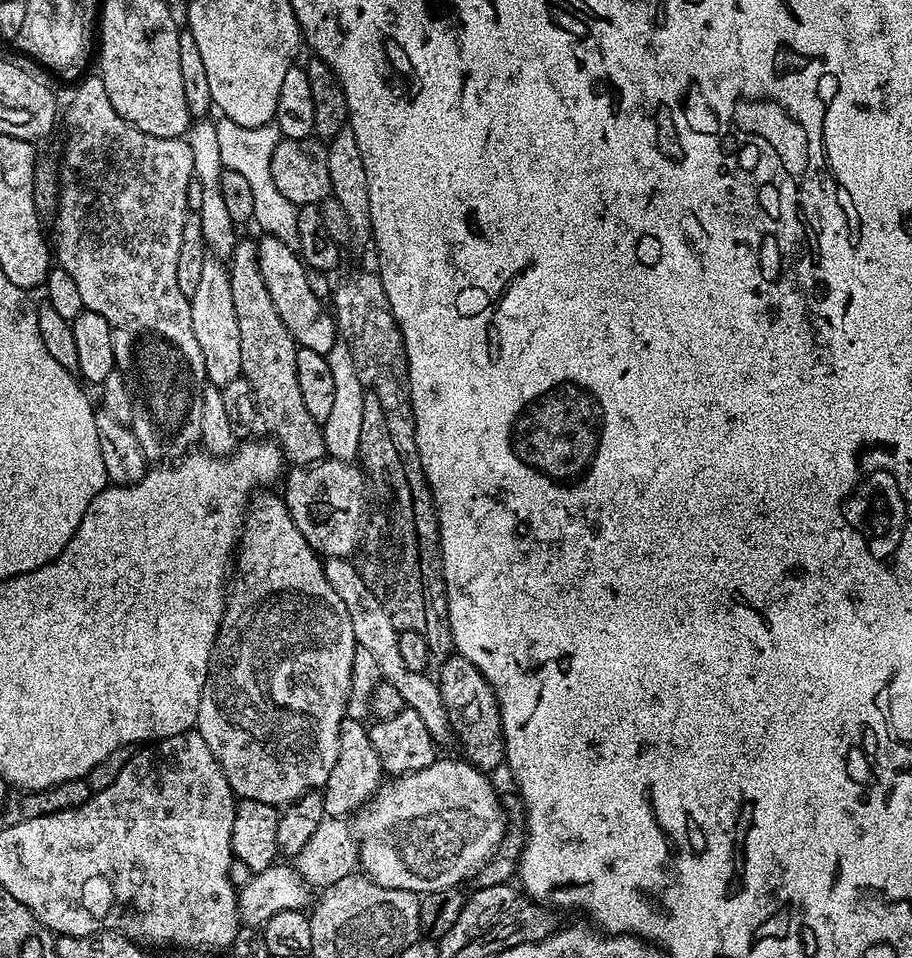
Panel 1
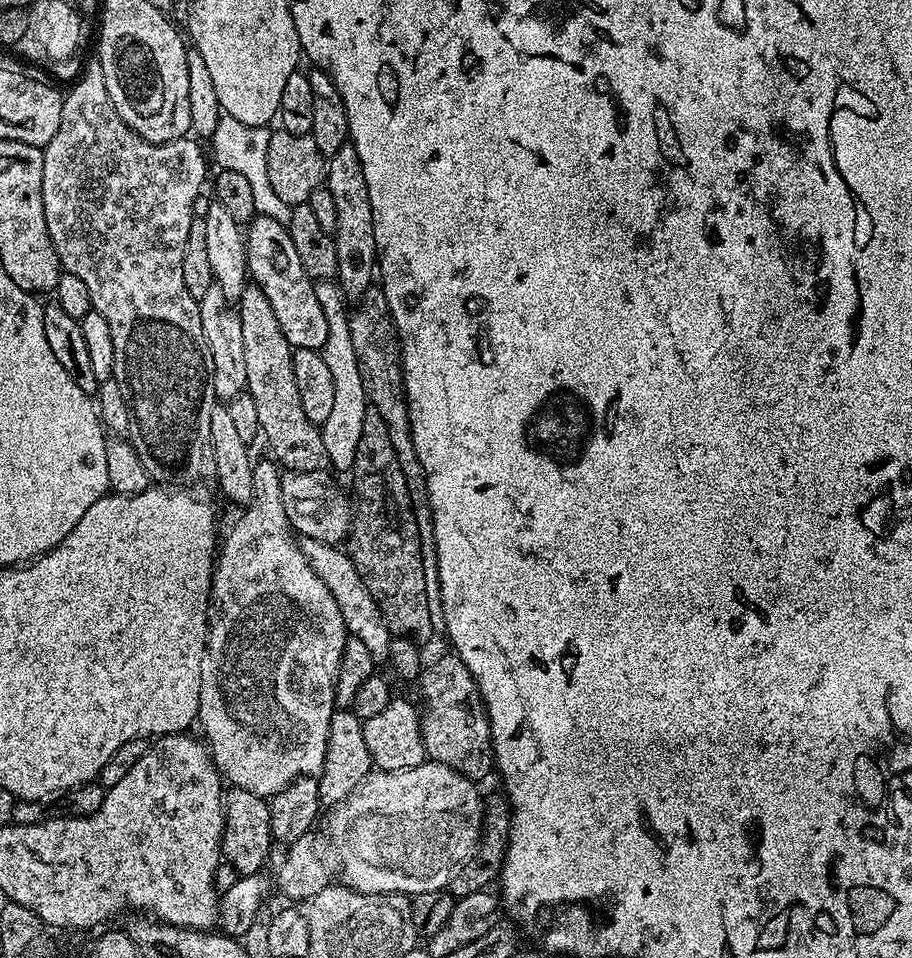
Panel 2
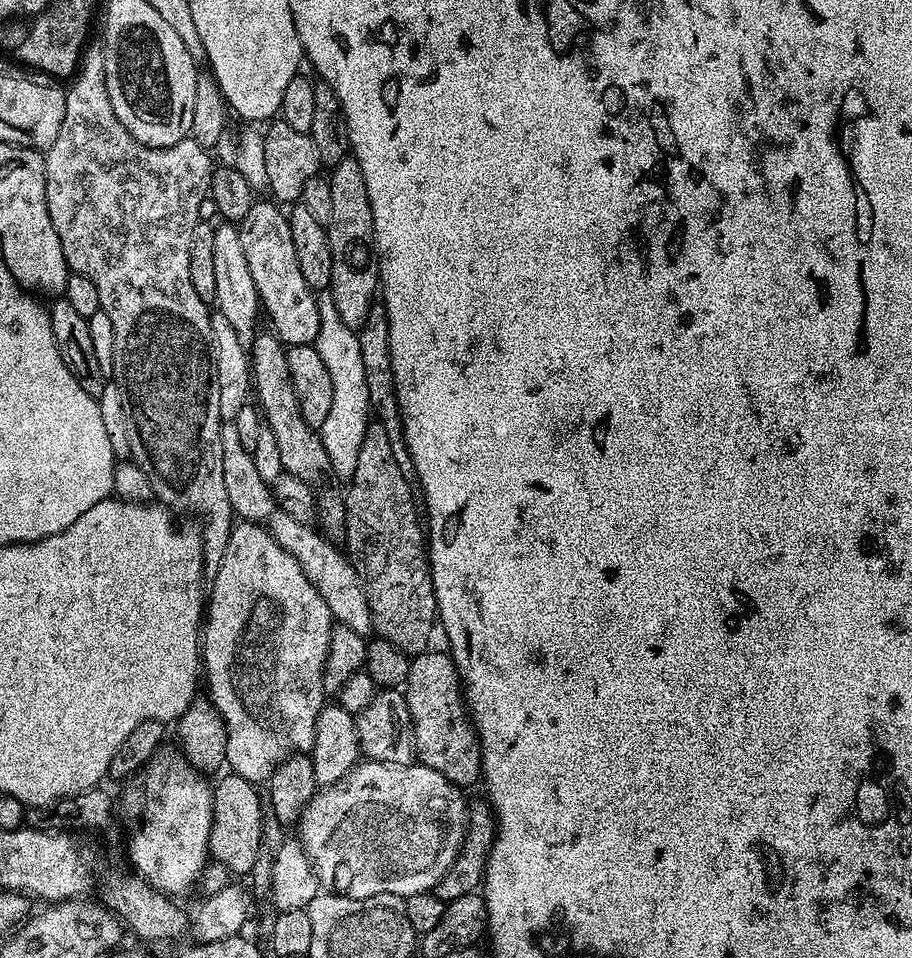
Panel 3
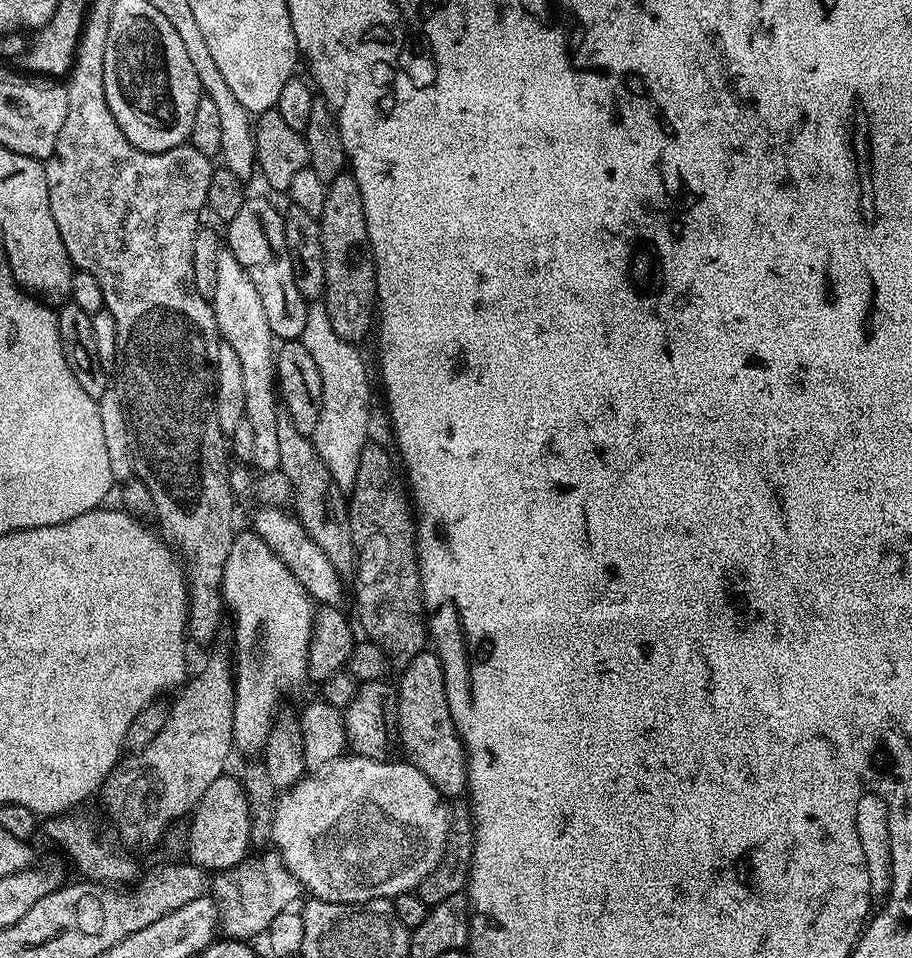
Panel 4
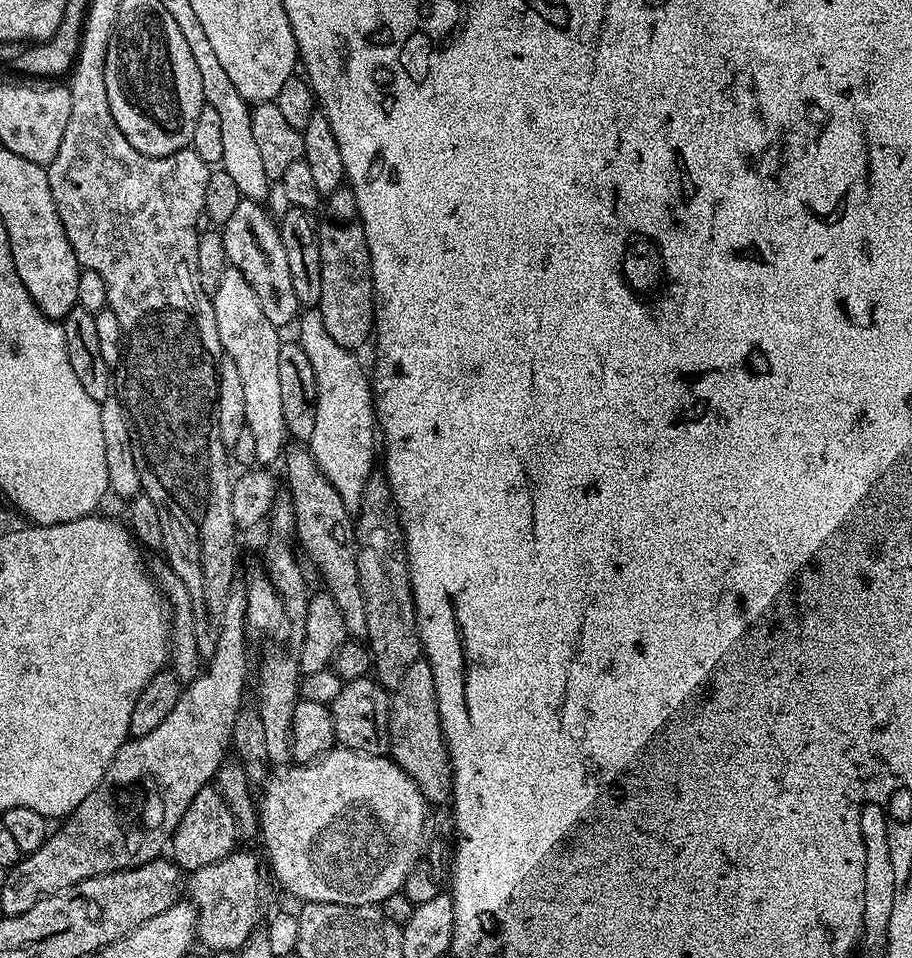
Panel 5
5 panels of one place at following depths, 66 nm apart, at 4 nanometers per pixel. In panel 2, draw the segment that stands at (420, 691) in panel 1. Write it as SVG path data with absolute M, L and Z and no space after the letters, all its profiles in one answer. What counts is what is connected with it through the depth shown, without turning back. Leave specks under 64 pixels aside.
M301 539L299 545L302 554L306 556L306 562L310 562L314 574L318 574L318 578L322 578L323 584L326 585L326 590L334 594L334 602L338 602L338 610L342 610L342 618L348 628L349 636L360 639L378 662L387 661L393 635L388 631L378 602L374 602L374 594L366 590L366 582L362 582L362 574L358 574L347 551L343 547L327 544L321 540Z

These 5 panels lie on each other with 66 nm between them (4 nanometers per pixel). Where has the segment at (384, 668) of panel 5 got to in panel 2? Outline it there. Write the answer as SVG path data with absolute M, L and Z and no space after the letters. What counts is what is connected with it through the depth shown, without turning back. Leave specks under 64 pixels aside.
M371 407L362 418L362 435L358 438L358 454L354 454L351 476L354 515L346 541L348 557L354 562L358 574L362 574L366 590L374 594L374 602L378 602L393 637L407 636L423 642L428 635L433 635L434 629L430 606L426 602L426 578L422 578L418 522L414 522L410 490L406 490L406 474L402 474L398 454L394 454L390 430L386 430L382 414Z

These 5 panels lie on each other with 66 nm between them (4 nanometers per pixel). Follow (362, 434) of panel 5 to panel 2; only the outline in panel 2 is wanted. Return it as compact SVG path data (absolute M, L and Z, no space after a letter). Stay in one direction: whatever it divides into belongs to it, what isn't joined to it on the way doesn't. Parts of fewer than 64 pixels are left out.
M318 280L314 283L314 294L318 297L318 303L322 305L322 314L326 314L326 342L319 349L320 357L326 362L330 374L334 374L334 406L326 422L320 428L322 442L326 442L326 454L329 465L338 471L347 473L354 462L354 454L358 454L358 438L362 435L362 418L370 407L368 395L362 386L362 374L358 374L358 358L354 355L354 342L350 339L350 322L346 311L346 297L340 290L336 280Z

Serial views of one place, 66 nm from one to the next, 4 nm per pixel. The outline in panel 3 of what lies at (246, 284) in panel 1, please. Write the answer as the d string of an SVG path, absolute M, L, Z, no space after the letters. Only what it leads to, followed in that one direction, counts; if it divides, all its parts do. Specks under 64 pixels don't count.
M257 331L250 345L250 361L254 400L262 413L263 423L270 430L270 434L274 434L284 471L305 480L310 486L315 485L319 476L327 477L331 473L330 457L326 455L326 446L322 446L319 431L311 428L306 418L302 418L302 410L298 410L298 396L294 394L294 382L290 382L290 366L285 345L280 343L275 332Z

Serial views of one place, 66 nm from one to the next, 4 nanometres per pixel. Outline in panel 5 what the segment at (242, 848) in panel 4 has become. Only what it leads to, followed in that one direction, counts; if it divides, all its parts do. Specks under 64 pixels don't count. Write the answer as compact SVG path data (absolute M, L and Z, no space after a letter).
M209 786L198 790L198 794L194 794L194 802L186 806L186 814L182 814L182 822L178 822L176 833L172 835L170 856L181 870L191 874L237 851L236 840L238 829L234 814L230 812L226 798L222 798L217 788Z

